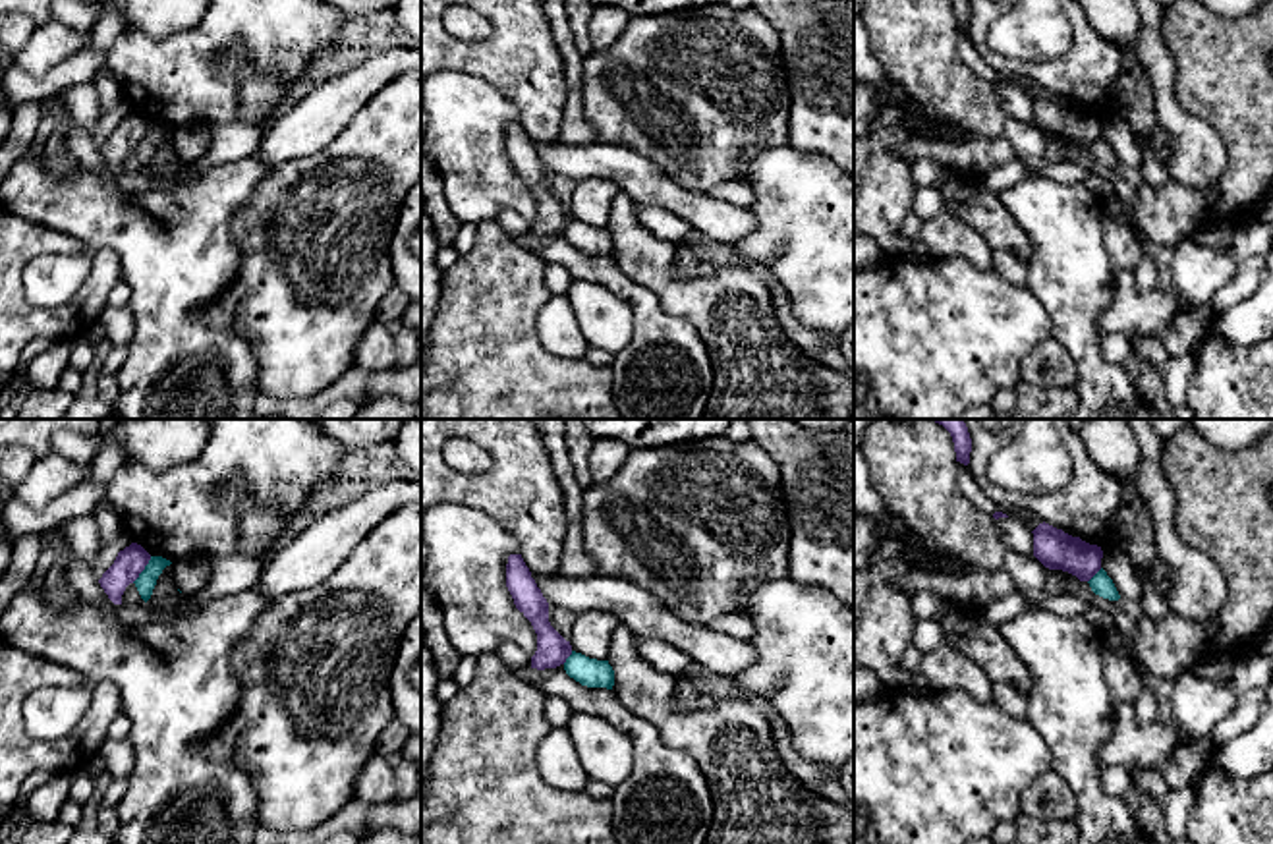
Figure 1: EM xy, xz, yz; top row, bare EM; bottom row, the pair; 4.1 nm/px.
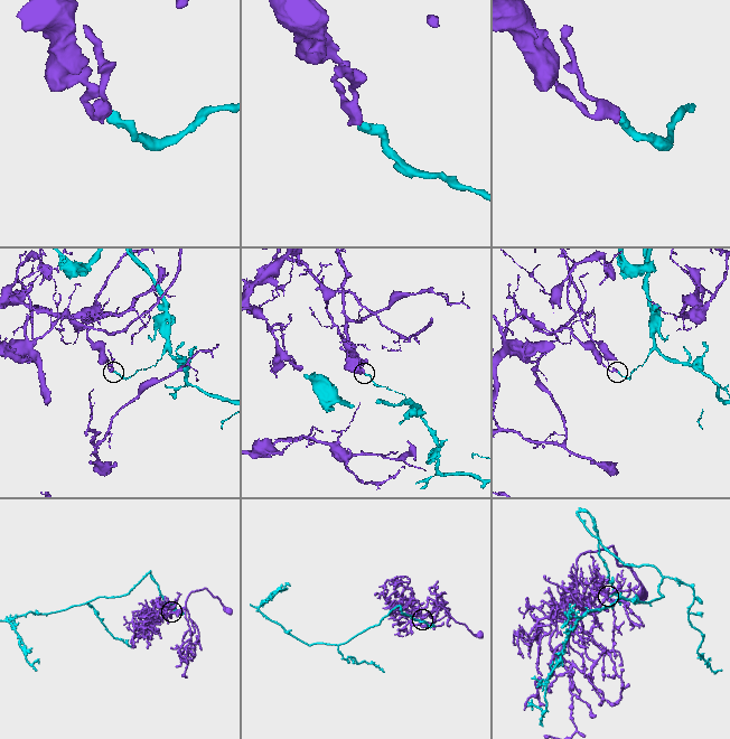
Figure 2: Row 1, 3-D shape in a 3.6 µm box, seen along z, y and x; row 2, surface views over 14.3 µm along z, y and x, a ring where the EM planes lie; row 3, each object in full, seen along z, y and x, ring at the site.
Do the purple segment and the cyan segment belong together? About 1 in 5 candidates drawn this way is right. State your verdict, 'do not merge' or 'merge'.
do not merge

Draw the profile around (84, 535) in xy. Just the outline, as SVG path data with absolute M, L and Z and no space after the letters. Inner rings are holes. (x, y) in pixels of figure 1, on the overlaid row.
M95 516L66 520L56 529L68 539L68 554L85 560L93 568L104 537Z

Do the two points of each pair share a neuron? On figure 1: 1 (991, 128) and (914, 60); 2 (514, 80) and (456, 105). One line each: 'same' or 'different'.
1: same
2: different

